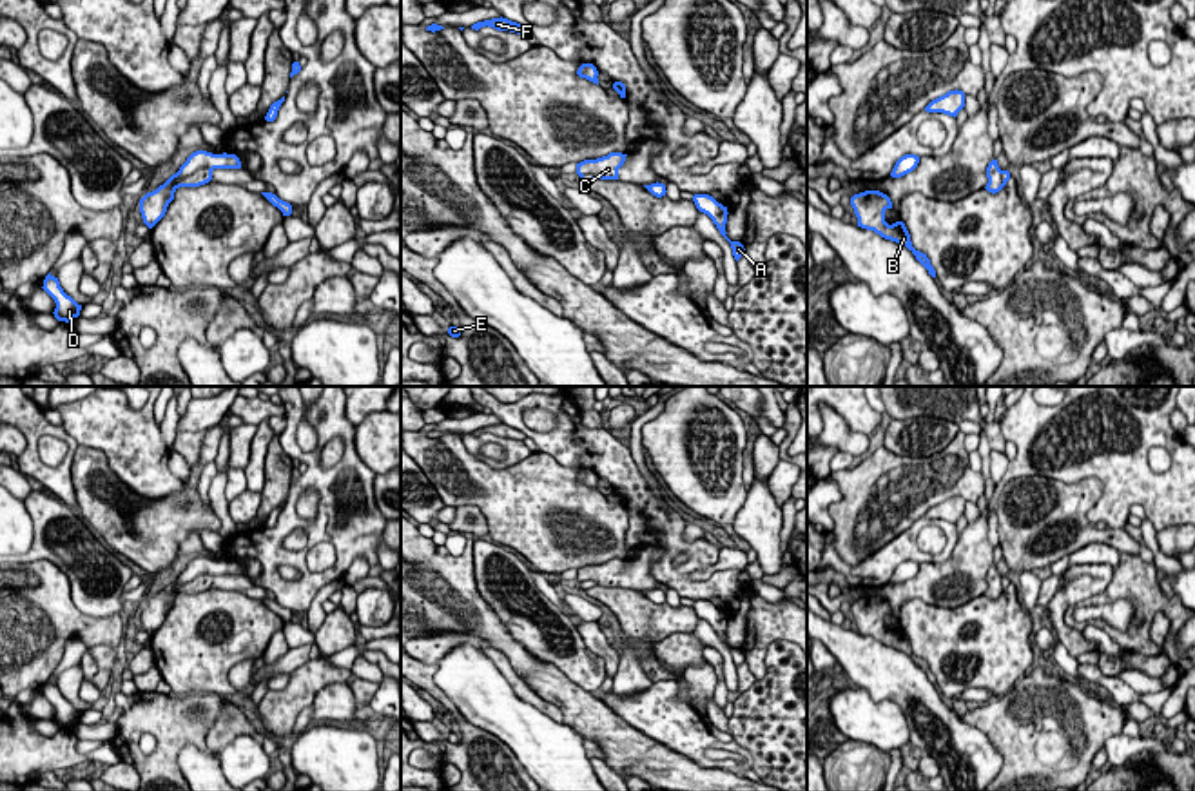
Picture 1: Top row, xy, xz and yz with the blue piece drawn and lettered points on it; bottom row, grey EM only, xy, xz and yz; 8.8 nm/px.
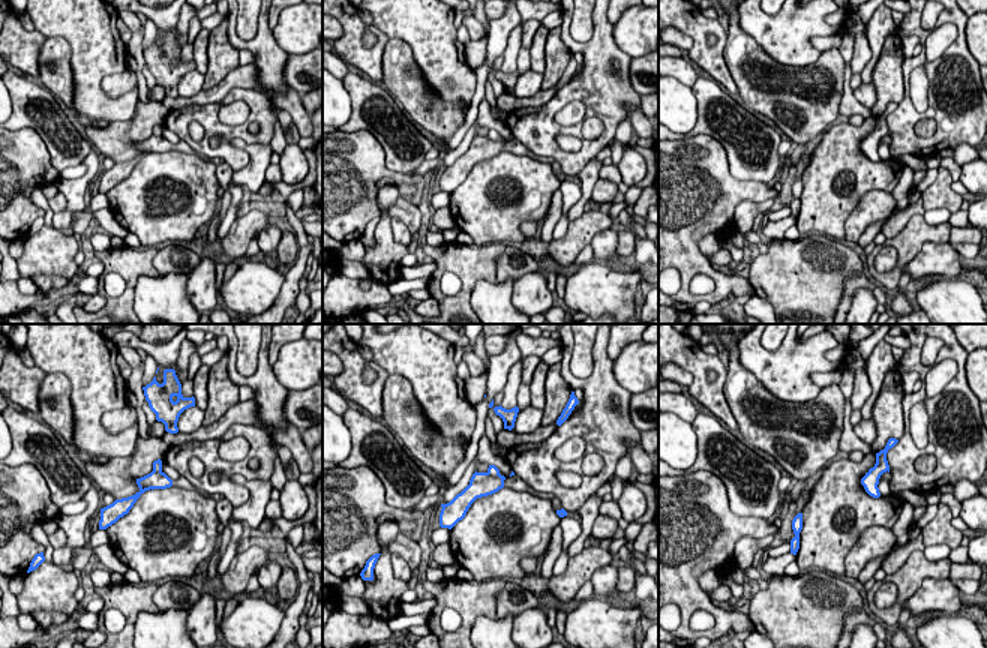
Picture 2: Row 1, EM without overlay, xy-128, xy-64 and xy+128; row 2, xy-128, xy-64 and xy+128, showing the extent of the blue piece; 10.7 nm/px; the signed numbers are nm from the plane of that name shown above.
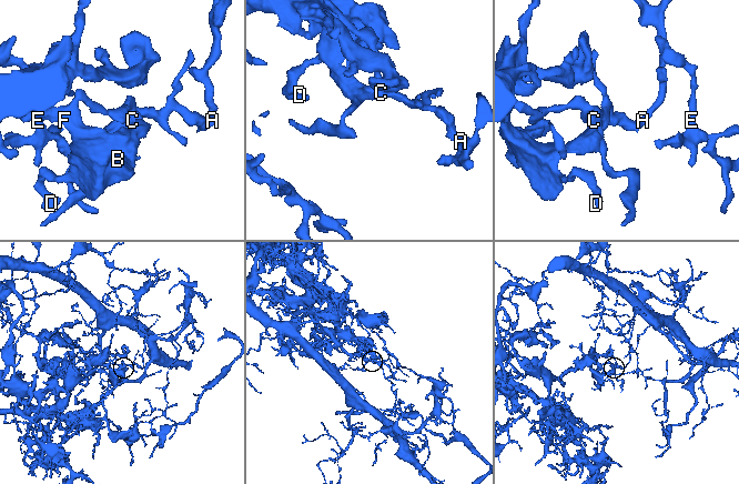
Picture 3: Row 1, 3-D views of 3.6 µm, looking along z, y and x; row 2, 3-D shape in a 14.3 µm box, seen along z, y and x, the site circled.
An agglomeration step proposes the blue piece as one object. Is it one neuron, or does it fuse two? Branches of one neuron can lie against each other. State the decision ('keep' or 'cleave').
cleave

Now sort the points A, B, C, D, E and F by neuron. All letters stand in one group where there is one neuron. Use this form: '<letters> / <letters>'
A E / B C D F

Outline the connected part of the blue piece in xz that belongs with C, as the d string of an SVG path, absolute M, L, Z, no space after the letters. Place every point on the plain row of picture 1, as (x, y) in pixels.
M609 559L597 566L584 566L577 570L577 581L595 581L598 586L618 586L618 575L624 571L627 561Z

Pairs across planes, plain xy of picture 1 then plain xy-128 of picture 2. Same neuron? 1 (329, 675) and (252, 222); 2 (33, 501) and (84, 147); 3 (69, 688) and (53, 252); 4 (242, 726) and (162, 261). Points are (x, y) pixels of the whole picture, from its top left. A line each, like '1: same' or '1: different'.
1: same
2: same
3: same
4: same

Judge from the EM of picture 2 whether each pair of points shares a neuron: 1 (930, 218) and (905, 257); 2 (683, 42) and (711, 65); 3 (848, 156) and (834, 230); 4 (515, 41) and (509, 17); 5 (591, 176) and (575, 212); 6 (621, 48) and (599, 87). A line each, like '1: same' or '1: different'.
1: different
2: different
3: same
4: different
5: same
6: same

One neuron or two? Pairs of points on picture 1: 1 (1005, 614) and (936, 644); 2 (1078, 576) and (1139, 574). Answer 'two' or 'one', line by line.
1: one
2: two

